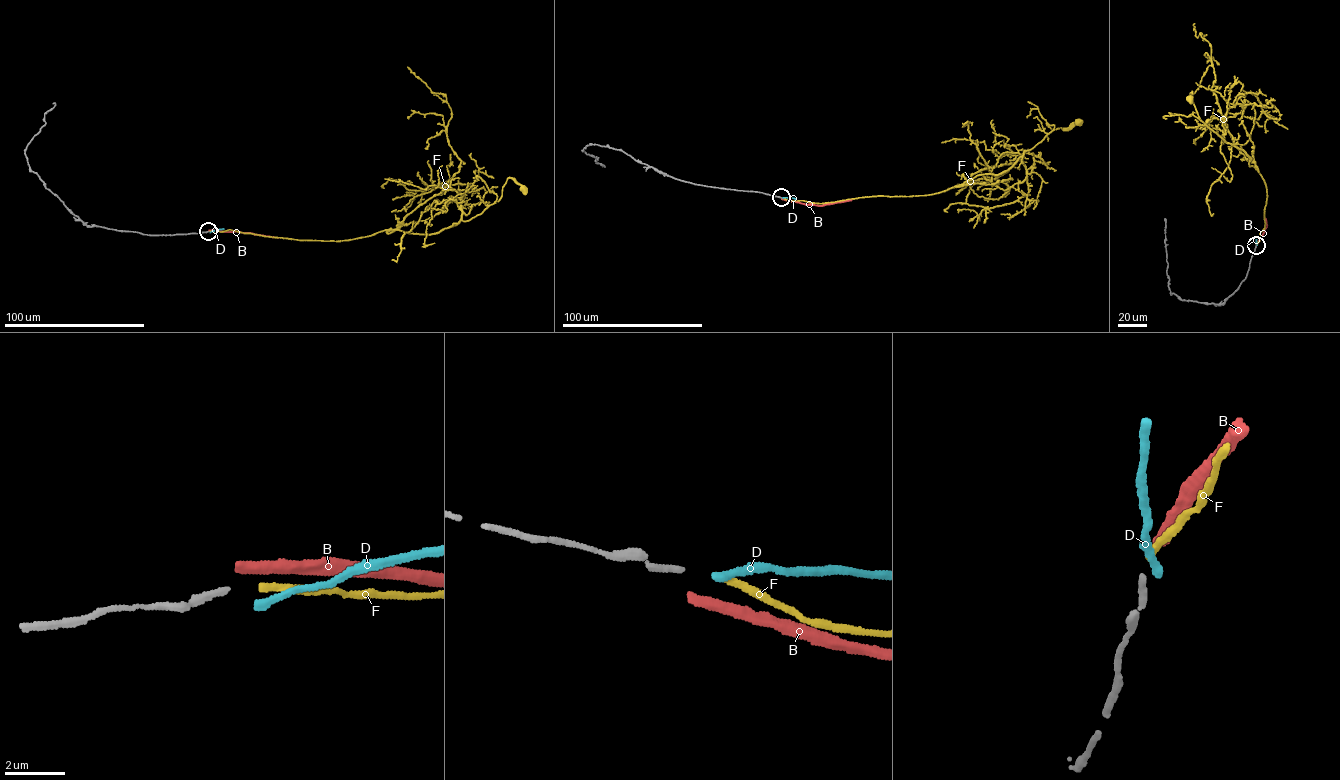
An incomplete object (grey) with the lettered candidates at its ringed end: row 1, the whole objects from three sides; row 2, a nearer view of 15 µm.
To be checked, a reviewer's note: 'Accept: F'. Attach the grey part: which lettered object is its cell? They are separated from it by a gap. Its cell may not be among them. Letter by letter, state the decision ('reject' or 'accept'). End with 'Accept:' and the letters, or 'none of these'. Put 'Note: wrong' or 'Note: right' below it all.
B: reject
D: reject
F: accept
Accept: F
Note: right

